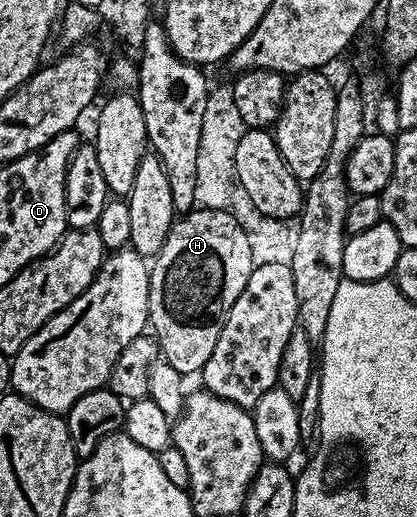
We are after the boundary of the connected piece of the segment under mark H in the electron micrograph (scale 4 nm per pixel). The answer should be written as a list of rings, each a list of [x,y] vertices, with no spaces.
[[[198,207],[175,218],[164,245],[153,256],[148,293],[148,327],[156,336],[161,358],[172,365],[172,369],[184,377],[197,376],[201,372],[208,357],[212,357],[212,349],[216,349],[216,337],[220,337],[220,329],[224,329],[224,321],[232,305],[236,305],[236,297],[244,293],[244,285],[248,285],[248,277],[252,277],[254,267],[248,233],[244,233],[236,217],[229,211]]]

